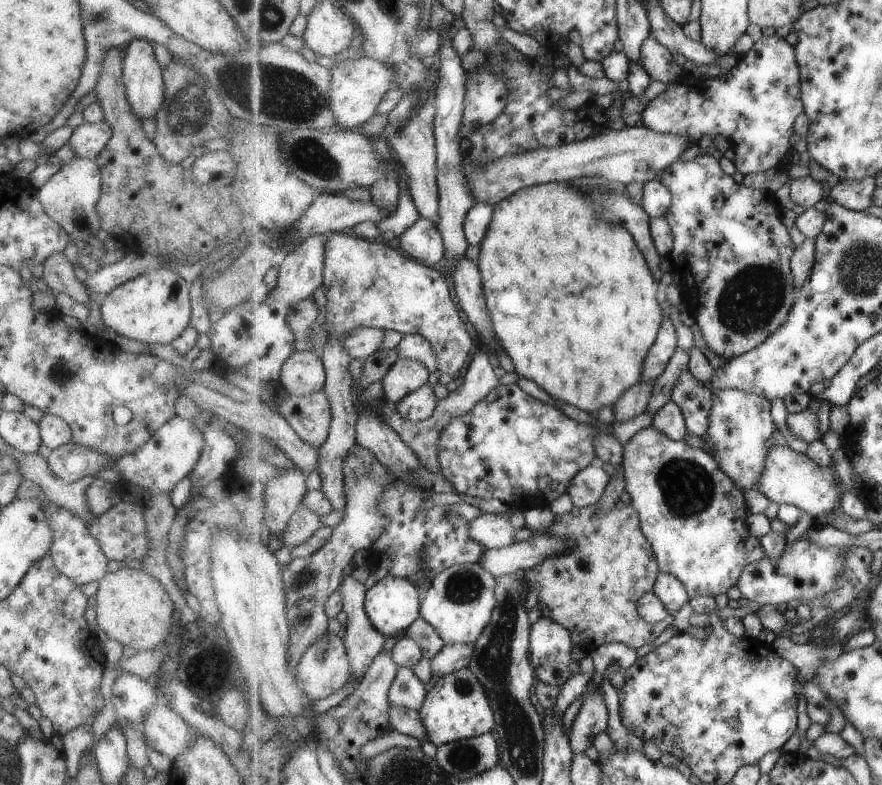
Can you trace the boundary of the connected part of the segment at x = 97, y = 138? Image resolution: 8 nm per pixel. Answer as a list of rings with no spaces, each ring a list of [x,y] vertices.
[[[103,120],[98,123],[85,123],[75,127],[67,144],[72,148],[75,157],[94,159],[107,144],[111,129]]]

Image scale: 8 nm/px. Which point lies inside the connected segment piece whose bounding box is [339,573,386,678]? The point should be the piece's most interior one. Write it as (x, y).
(364, 642)

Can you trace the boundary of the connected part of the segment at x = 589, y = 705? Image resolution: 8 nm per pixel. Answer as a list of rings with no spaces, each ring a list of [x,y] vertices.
[[[595,691],[586,695],[585,702],[570,730],[570,745],[575,755],[583,755],[591,748],[594,739],[605,733],[609,724],[609,710],[605,694]]]

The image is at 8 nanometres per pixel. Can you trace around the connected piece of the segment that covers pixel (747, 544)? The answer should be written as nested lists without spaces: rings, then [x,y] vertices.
[[[649,426],[635,433],[635,436],[633,436],[628,443],[624,444],[624,461],[621,466],[626,474],[628,484],[626,488],[631,496],[631,503],[635,505],[635,508],[638,510],[638,514],[642,520],[643,532],[646,533],[648,539],[654,546],[661,572],[671,573],[679,578],[679,580],[682,580],[691,598],[699,598],[700,596],[716,597],[717,595],[729,592],[729,588],[733,588],[733,586],[738,584],[742,572],[745,571],[751,563],[757,563],[765,557],[765,550],[763,550],[761,542],[759,542],[759,539],[752,538],[751,532],[749,532],[747,518],[749,518],[750,513],[743,490],[727,476],[726,472],[723,472],[718,460],[705,449],[689,446],[689,444],[685,444],[684,441],[673,440],[664,432],[657,430],[653,426]]]

